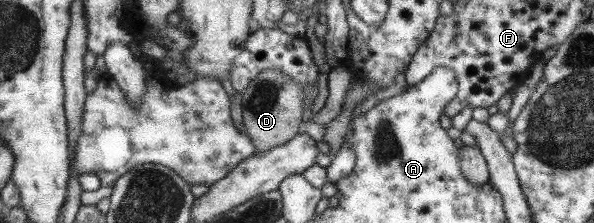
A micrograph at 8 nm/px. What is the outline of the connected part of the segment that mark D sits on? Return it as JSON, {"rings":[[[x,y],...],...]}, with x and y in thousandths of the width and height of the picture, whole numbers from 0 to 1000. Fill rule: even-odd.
{"rings":[[[453,305],[419,359],[404,426],[411,592],[429,655],[431,691],[449,682],[463,655],[480,650],[507,583],[508,399],[492,350],[476,341],[468,314]]]}

